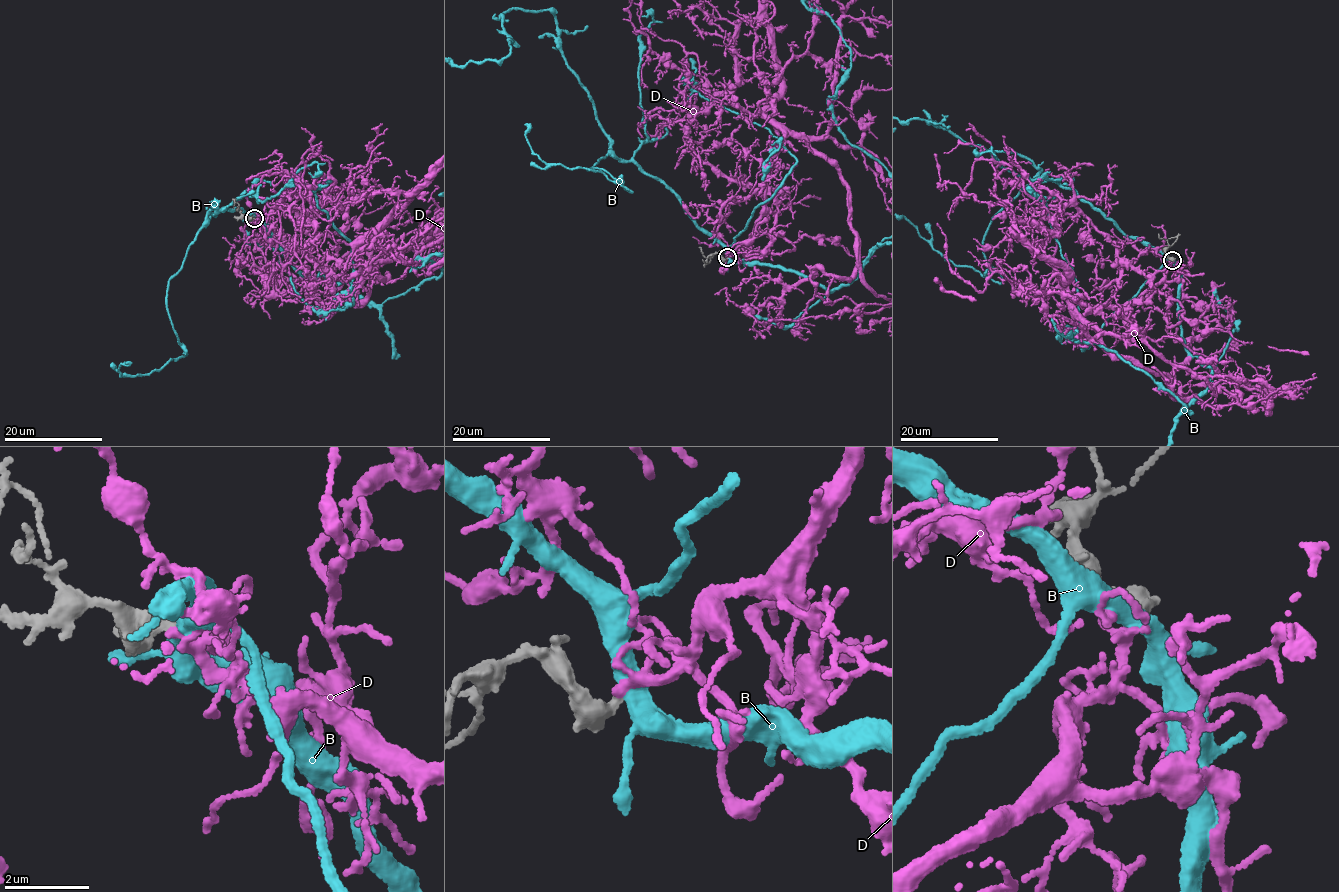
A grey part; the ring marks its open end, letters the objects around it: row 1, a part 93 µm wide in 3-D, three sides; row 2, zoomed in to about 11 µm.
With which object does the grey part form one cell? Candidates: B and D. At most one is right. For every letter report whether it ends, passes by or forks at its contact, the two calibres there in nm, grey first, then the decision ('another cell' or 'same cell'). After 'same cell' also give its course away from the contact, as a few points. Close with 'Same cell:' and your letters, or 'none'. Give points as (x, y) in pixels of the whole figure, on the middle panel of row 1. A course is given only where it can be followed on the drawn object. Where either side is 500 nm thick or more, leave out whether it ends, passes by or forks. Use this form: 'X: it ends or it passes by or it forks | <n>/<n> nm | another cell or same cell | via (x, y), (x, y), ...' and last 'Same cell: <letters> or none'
B: it forks | 280/400 nm | another cell
D: it forks | 280/170 nm | same cell
Same cell: D

